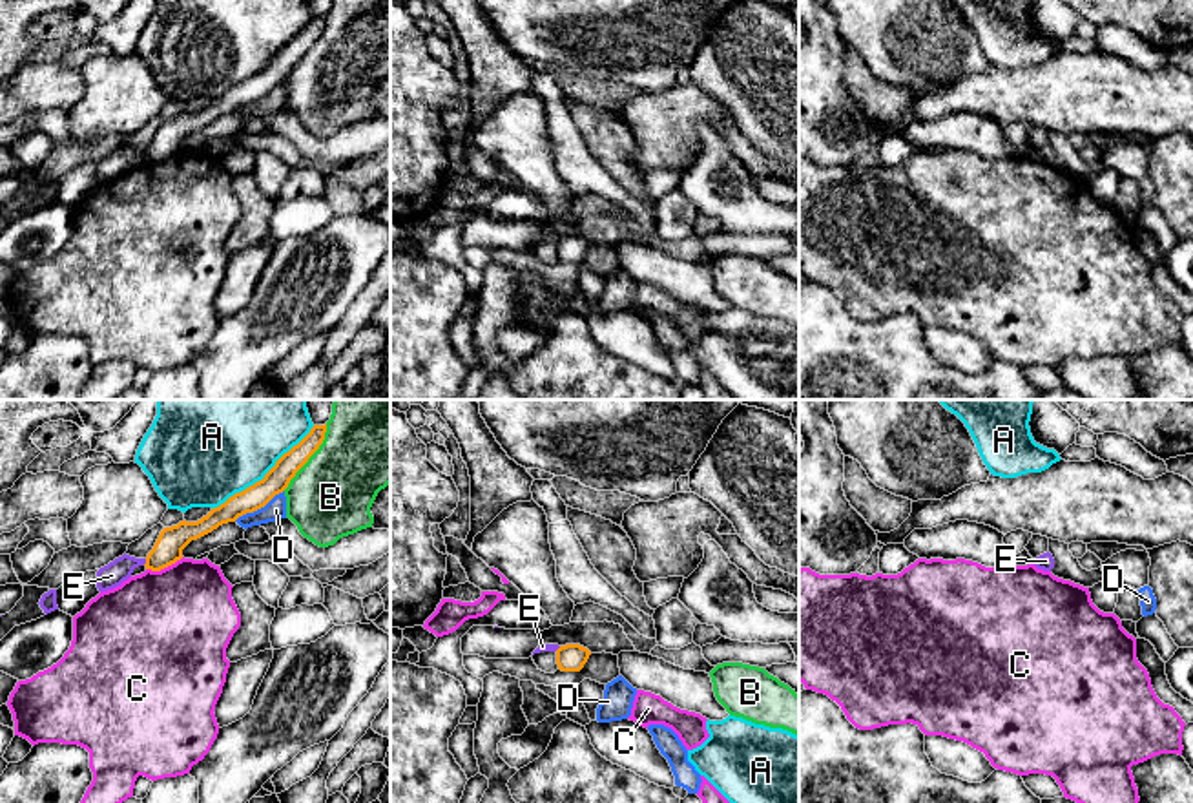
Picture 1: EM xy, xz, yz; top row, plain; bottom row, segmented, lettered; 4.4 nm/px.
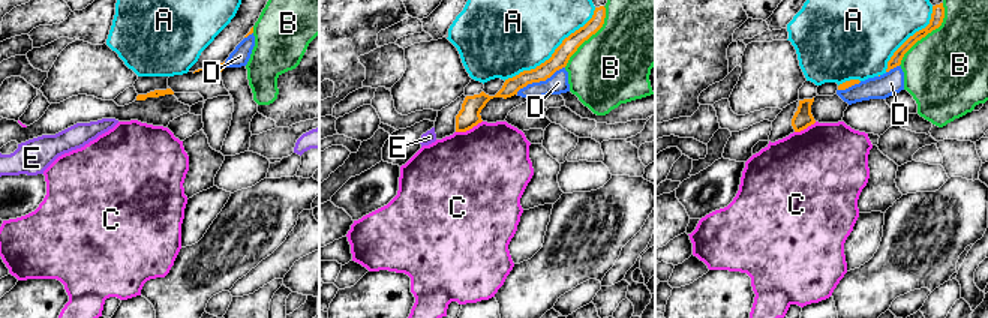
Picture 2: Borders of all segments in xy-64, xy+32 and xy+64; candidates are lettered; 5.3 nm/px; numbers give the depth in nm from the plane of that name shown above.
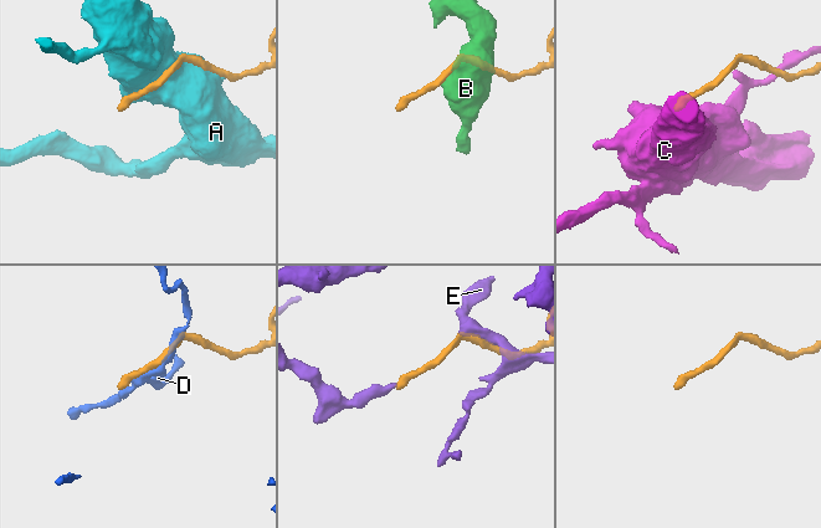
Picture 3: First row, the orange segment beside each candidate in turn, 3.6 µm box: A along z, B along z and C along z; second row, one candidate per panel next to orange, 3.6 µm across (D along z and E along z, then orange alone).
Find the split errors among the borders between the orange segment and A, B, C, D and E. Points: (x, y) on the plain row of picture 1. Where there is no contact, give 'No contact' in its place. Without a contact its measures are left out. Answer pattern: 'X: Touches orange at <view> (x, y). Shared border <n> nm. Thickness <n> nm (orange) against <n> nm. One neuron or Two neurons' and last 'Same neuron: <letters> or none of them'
A: Touches orange at xy (265, 68). Shared border 600 nm. Thickness 110 nm (orange) against 400 nm. Two neurons
B: Touches orange at xy (311, 46). Shared border 360 nm. Thickness 110 nm (orange) against 360 nm. Two neurons
C: Touches orange at xy (165, 157). Shared border 180 nm. Thickness 130 nm (orange) against 480 nm. Two neurons
D: Touches orange at xy (258, 99). Shared border 260 nm. Thickness 110 nm (orange) against 90 nm. Two neurons
E: Touches orange at xy (146, 154). Shared border 40 nm. Thickness 130 nm (orange) against 110 nm. Two neurons
Same neuron: none of them

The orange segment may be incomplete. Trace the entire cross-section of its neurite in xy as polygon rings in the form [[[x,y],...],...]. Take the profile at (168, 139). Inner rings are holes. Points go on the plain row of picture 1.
[[[327,15],[314,16],[310,24],[285,44],[263,71],[230,88],[197,113],[179,113],[164,119],[146,148],[146,161],[161,162],[182,150],[182,141],[223,115],[235,113],[246,104],[265,99],[275,86],[283,84],[296,64],[308,53],[325,31]]]

